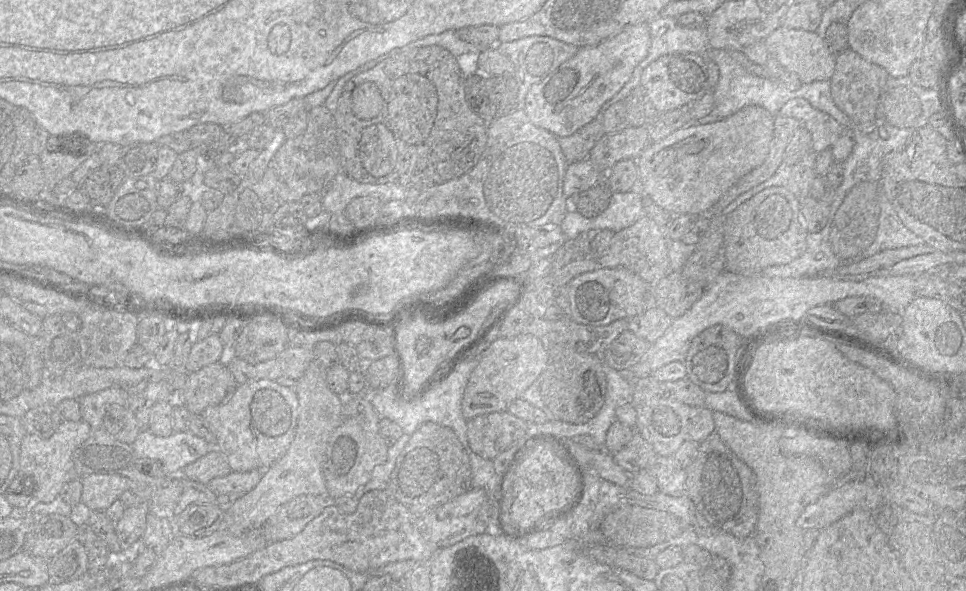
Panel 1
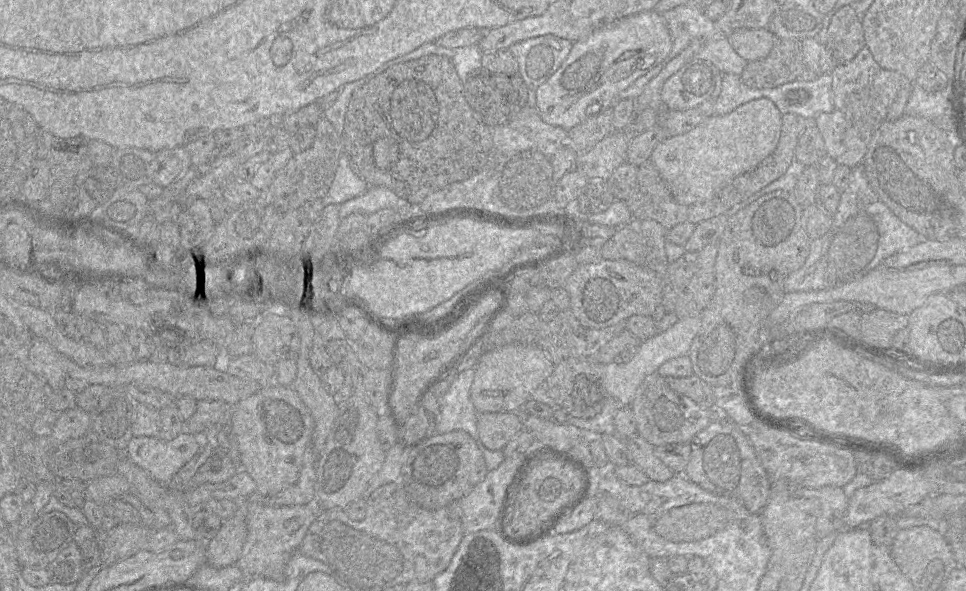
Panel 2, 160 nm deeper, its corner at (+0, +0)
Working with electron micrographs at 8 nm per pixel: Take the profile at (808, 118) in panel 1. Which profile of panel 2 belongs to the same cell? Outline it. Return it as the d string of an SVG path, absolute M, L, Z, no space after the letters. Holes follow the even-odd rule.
M866 46L849 62L836 65L831 76L834 110L820 113L813 122L823 137L827 155L838 165L853 169L862 164L875 130L884 121L904 114L912 82L898 72L882 68Z

